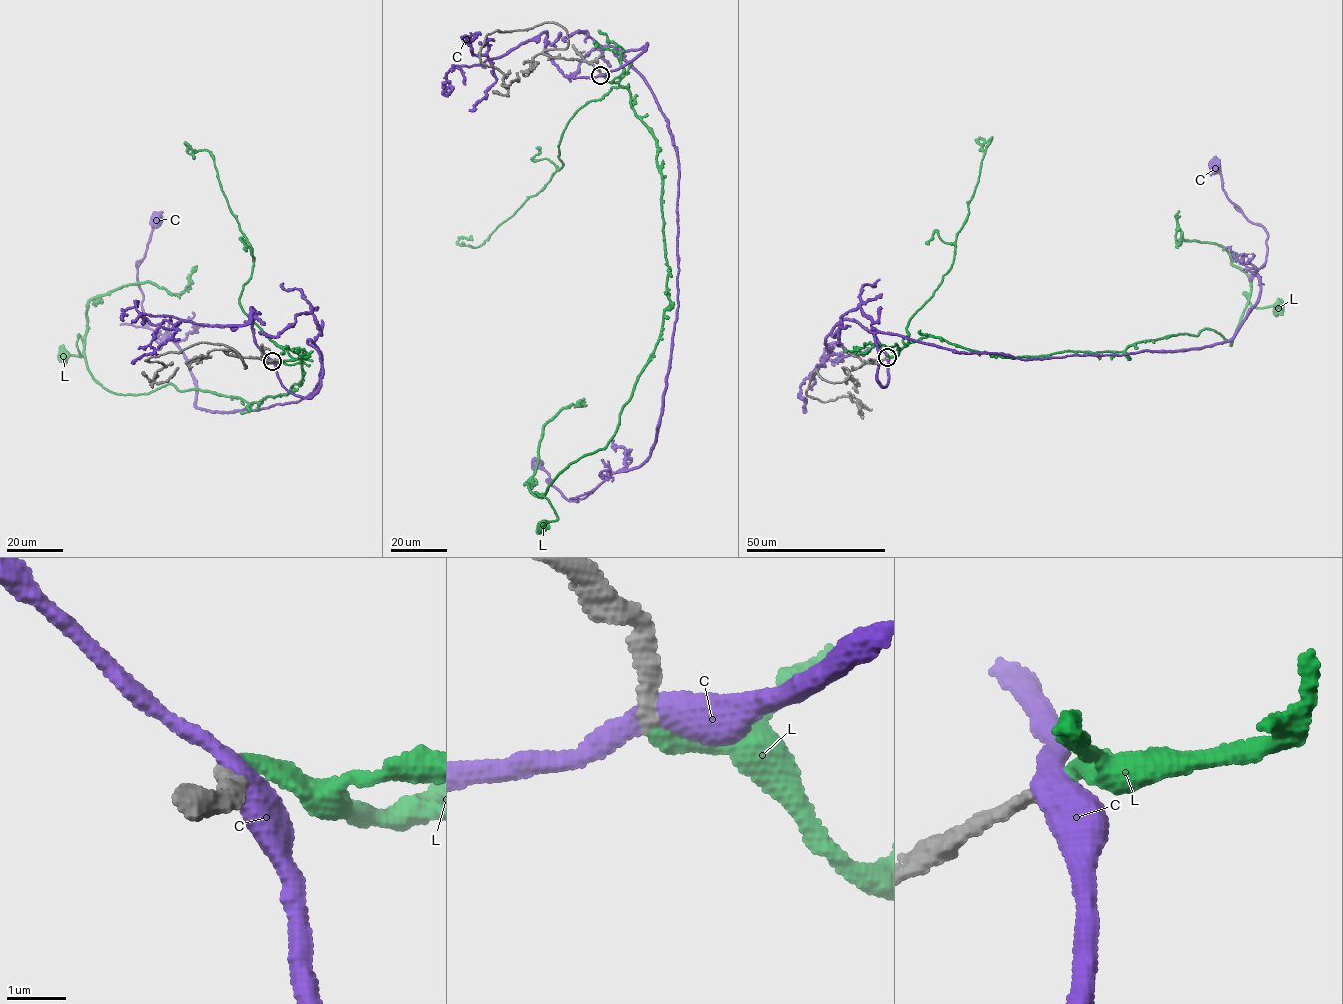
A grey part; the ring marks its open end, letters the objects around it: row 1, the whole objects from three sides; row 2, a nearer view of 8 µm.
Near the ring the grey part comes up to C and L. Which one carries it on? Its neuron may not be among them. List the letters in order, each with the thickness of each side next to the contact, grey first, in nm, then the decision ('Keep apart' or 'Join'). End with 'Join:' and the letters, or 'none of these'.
C: Thickness 280 nm (grey) against 420 nm. Keep apart
L: Thickness 240 nm (grey) against 300 nm. Join
Join: L

